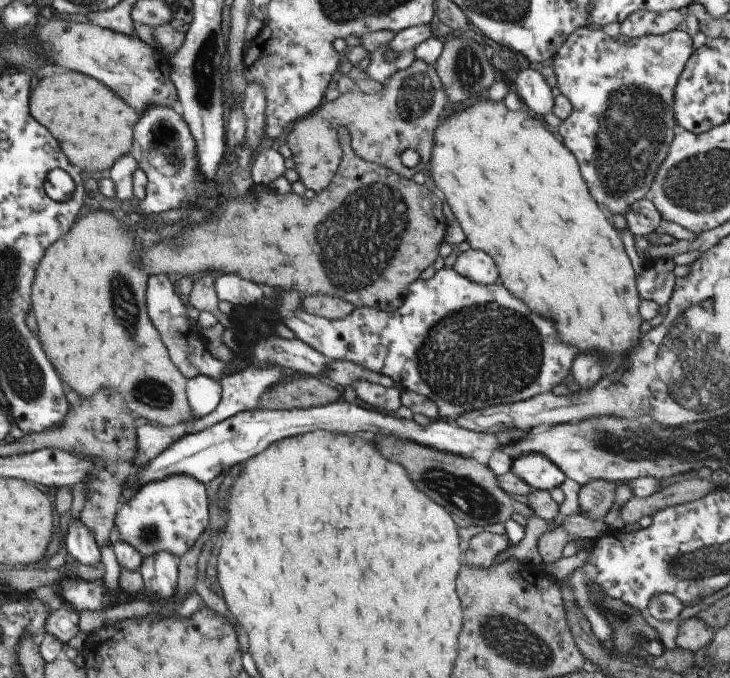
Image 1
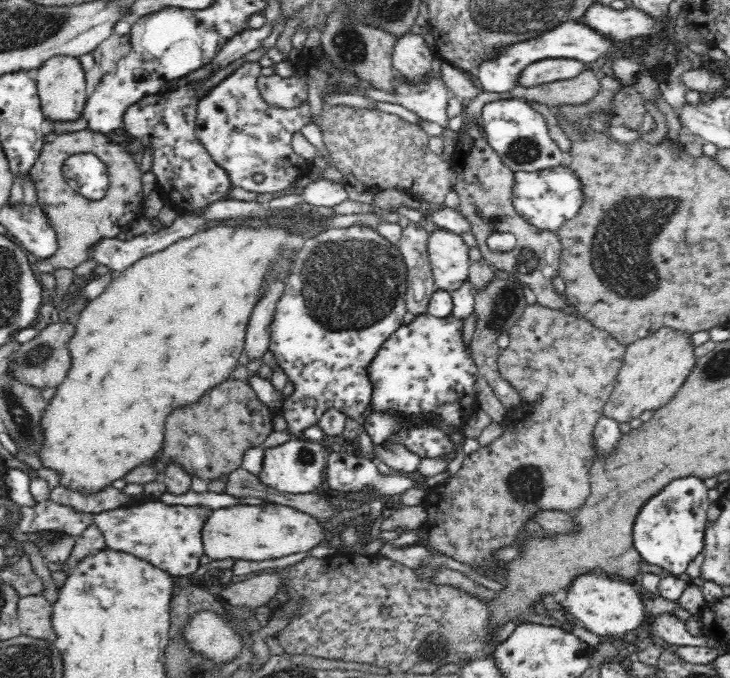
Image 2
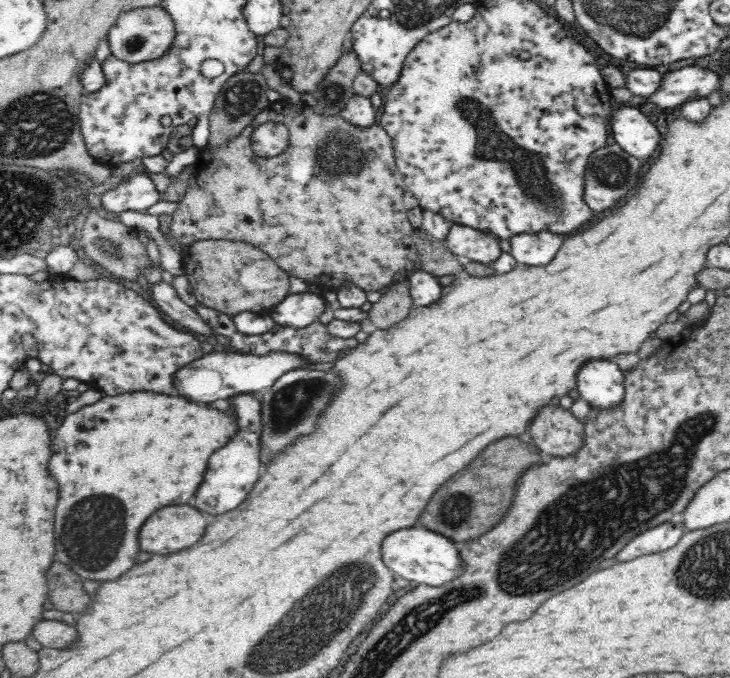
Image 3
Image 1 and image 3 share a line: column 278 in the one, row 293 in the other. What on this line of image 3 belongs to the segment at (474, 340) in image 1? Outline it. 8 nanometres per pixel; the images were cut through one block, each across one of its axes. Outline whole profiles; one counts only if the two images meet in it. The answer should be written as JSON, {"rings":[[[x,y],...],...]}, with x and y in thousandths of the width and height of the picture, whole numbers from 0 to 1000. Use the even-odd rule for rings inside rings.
{"rings":[[[423,428],[396,434],[386,445],[367,457],[378,479],[412,485],[436,473],[449,445],[441,434]]]}

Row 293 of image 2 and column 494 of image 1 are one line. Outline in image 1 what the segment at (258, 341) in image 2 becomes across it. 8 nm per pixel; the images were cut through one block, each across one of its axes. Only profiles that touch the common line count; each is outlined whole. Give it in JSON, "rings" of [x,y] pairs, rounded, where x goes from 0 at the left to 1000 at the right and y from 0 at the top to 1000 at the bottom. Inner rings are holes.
{"rings":[[[640,369],[630,372],[621,386],[619,397],[653,419],[678,419],[681,416],[681,398],[675,383],[664,372]]]}

